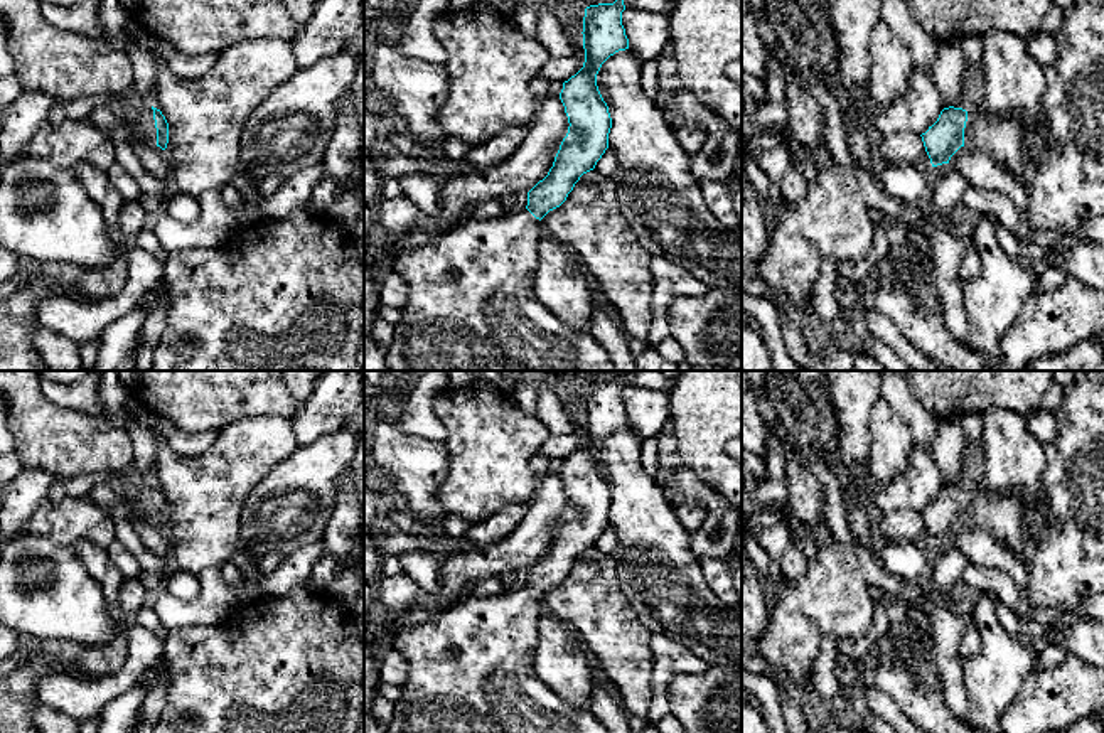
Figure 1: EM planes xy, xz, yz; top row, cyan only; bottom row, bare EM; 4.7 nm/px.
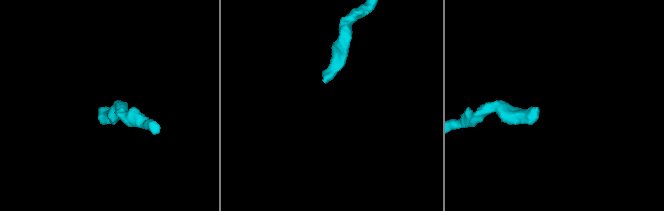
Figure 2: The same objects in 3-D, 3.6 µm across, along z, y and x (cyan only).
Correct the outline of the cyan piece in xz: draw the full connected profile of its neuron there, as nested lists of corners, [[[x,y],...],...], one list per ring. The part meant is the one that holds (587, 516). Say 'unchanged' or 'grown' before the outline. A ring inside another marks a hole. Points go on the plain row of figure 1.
grown; [[[642,371],[615,372],[614,381],[585,386],[585,440],[560,470],[568,511],[548,553],[528,570],[528,583],[496,597],[469,595],[435,620],[399,632],[391,642],[408,664],[408,679],[386,733],[608,733],[590,709],[568,704],[534,676],[533,655],[538,620],[544,612],[541,597],[566,578],[580,554],[593,548],[608,526],[612,495],[597,452],[610,433],[629,426],[622,403],[624,376]]]

